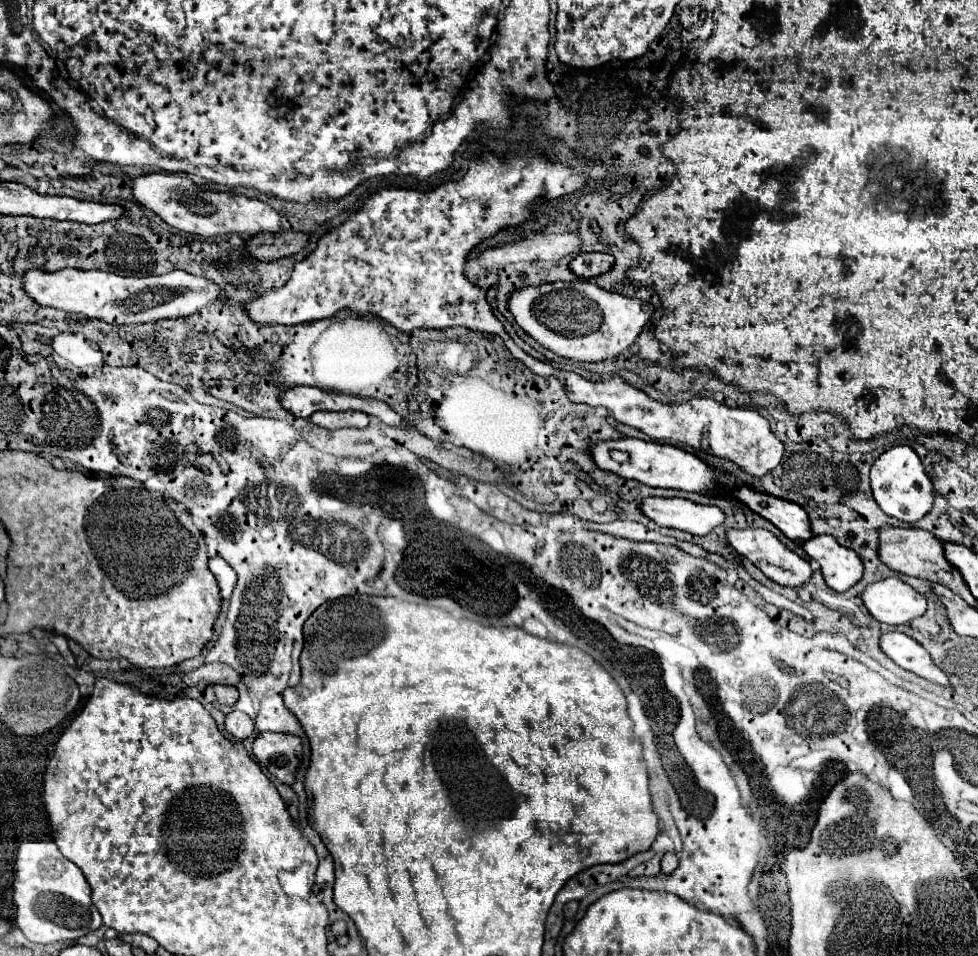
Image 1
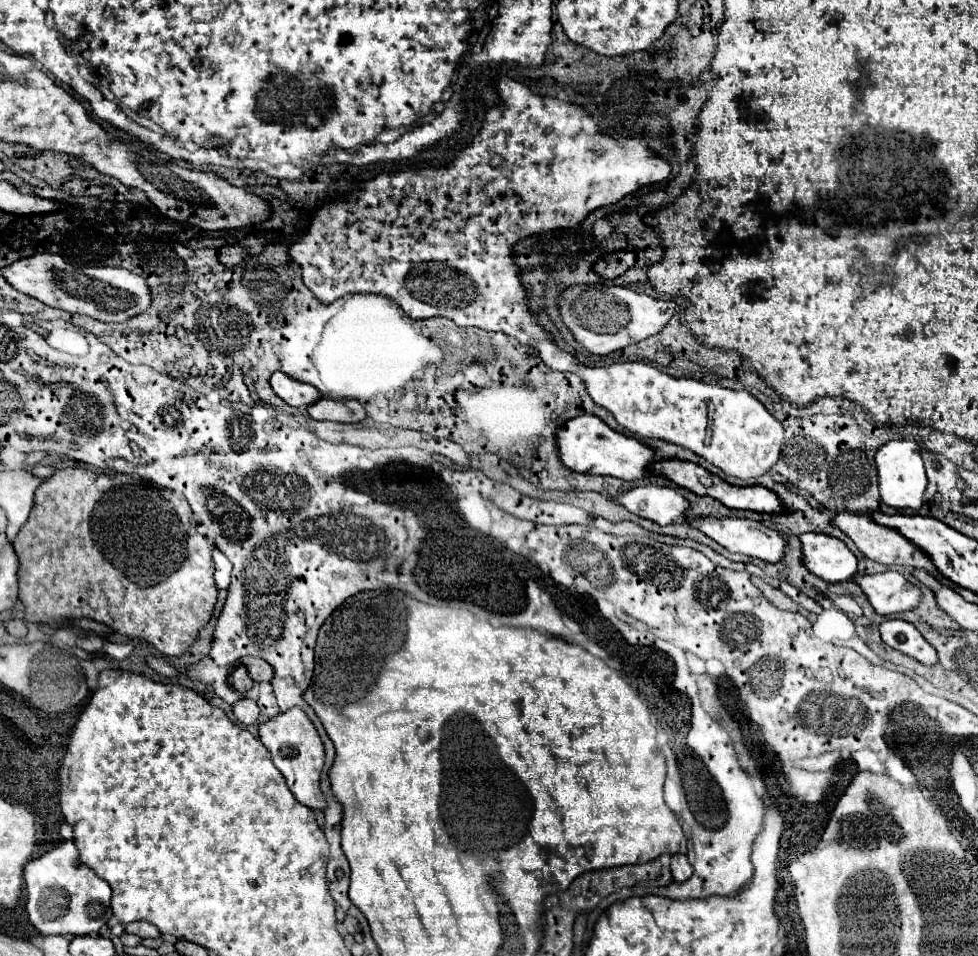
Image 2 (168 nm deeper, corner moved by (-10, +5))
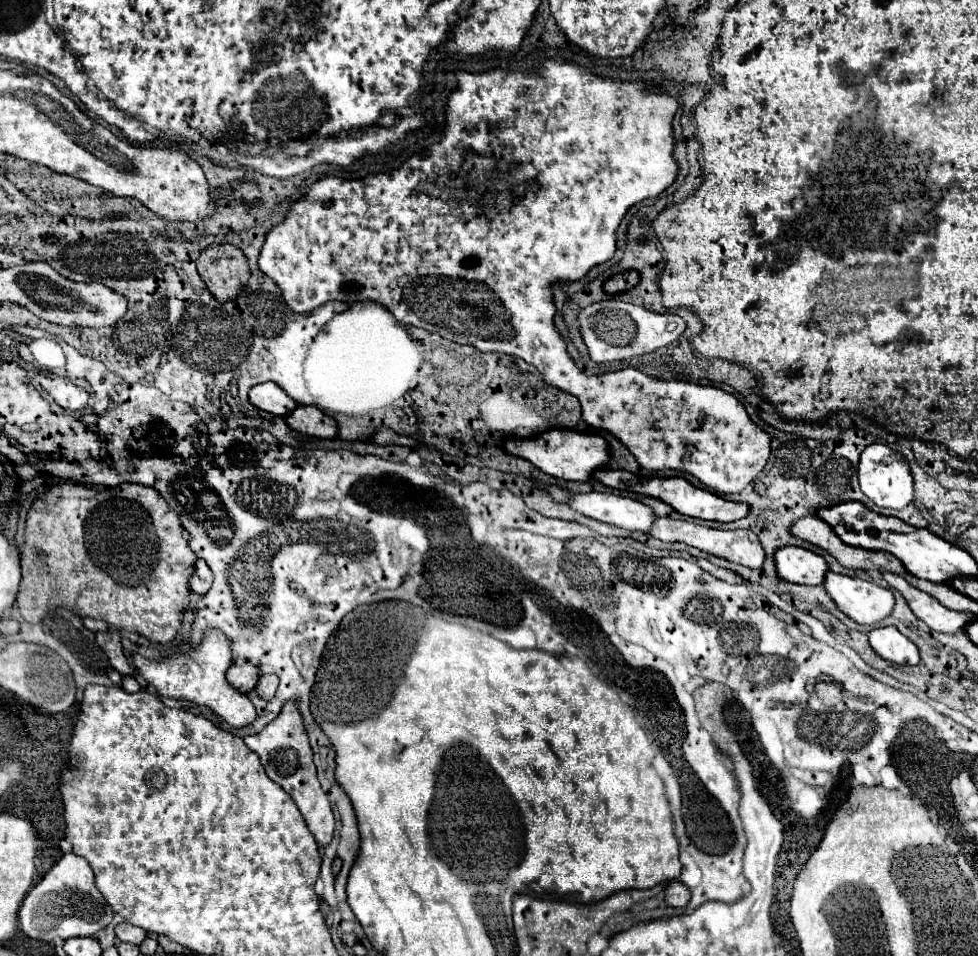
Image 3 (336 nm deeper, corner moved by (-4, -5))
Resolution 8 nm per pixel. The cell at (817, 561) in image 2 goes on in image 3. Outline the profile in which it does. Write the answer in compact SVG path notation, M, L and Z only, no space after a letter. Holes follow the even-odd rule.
M781 547L775 551L775 571L789 583L821 585L827 573L827 563L821 555L803 547Z

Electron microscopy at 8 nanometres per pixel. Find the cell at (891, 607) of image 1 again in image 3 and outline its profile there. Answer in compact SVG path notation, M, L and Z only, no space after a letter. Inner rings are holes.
M827 573L823 587L835 605L859 625L875 625L877 621L891 615L895 605L893 593L889 589L865 579Z

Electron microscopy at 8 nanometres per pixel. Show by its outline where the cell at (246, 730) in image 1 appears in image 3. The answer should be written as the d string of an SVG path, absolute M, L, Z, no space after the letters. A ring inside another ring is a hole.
M209 627L197 647L171 655L171 657L165 657L163 661L147 659L139 653L133 653L131 661L139 669L139 673L145 677L145 681L157 689L159 695L209 707L213 713L223 717L233 727L251 725L257 717L255 707L249 701L249 697L245 693L233 689L229 685L229 681L225 679L225 673L227 673L229 665L233 663L233 653L231 653L231 641L219 629Z

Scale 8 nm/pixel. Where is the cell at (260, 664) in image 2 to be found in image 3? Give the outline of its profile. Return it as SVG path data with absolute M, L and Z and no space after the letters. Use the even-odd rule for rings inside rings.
M261 675L255 691L257 691L257 695L259 695L261 699L269 701L269 699L273 699L273 695L275 695L275 691L277 691L277 685L279 685L279 679L277 679L275 675Z

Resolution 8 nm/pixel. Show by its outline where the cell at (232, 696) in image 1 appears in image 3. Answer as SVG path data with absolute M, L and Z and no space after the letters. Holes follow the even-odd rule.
M233 663L227 671L227 681L239 689L241 693L249 693L255 689L257 681L259 681L259 667L251 665L251 663Z

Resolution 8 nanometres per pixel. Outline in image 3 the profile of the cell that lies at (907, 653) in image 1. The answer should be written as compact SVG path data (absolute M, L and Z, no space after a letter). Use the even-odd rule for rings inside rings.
M895 627L871 629L867 635L869 635L869 645L879 657L897 665L919 663L919 649L909 639L905 639Z

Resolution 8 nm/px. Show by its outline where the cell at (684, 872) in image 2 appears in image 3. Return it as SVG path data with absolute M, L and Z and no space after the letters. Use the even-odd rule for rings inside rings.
M671 881L665 889L665 903L669 907L685 907L689 903L691 891L681 881Z

